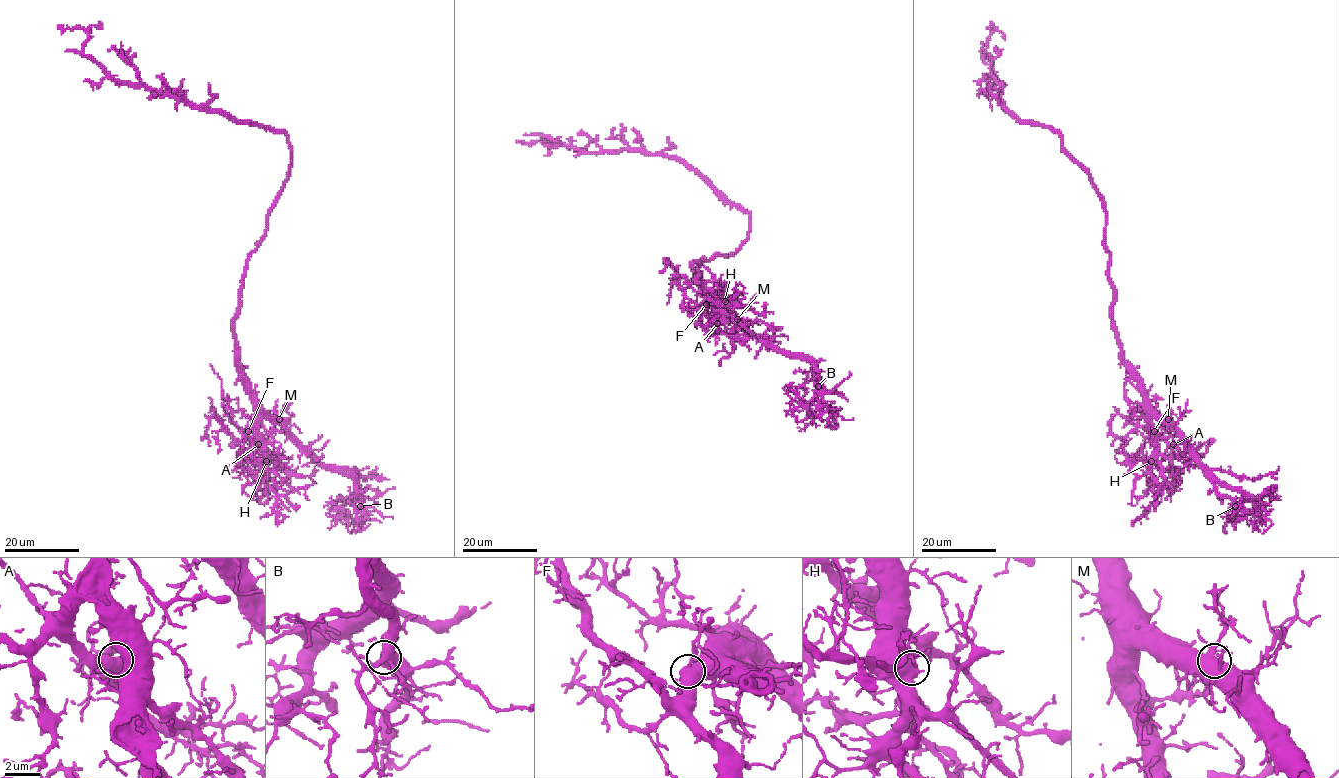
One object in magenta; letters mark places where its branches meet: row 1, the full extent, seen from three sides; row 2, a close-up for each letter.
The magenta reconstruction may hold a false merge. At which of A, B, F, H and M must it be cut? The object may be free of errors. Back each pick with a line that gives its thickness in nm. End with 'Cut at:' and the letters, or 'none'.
F: 600 nm thick
Cut at: F

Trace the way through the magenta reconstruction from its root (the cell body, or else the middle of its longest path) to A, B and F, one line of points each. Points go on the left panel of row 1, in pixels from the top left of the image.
A: (258, 241), (244, 271), (239, 314), (234, 322), (236, 366), (250, 386), (255, 410), (249, 439), (258, 444)
B: (258, 241), (239, 289), (234, 322), (236, 366), (272, 419), (325, 465), (339, 466), (352, 478), (360, 506)
F: (258, 241), (244, 271), (239, 314), (234, 322), (236, 366), (250, 386), (255, 410), (254, 424), (248, 430)

